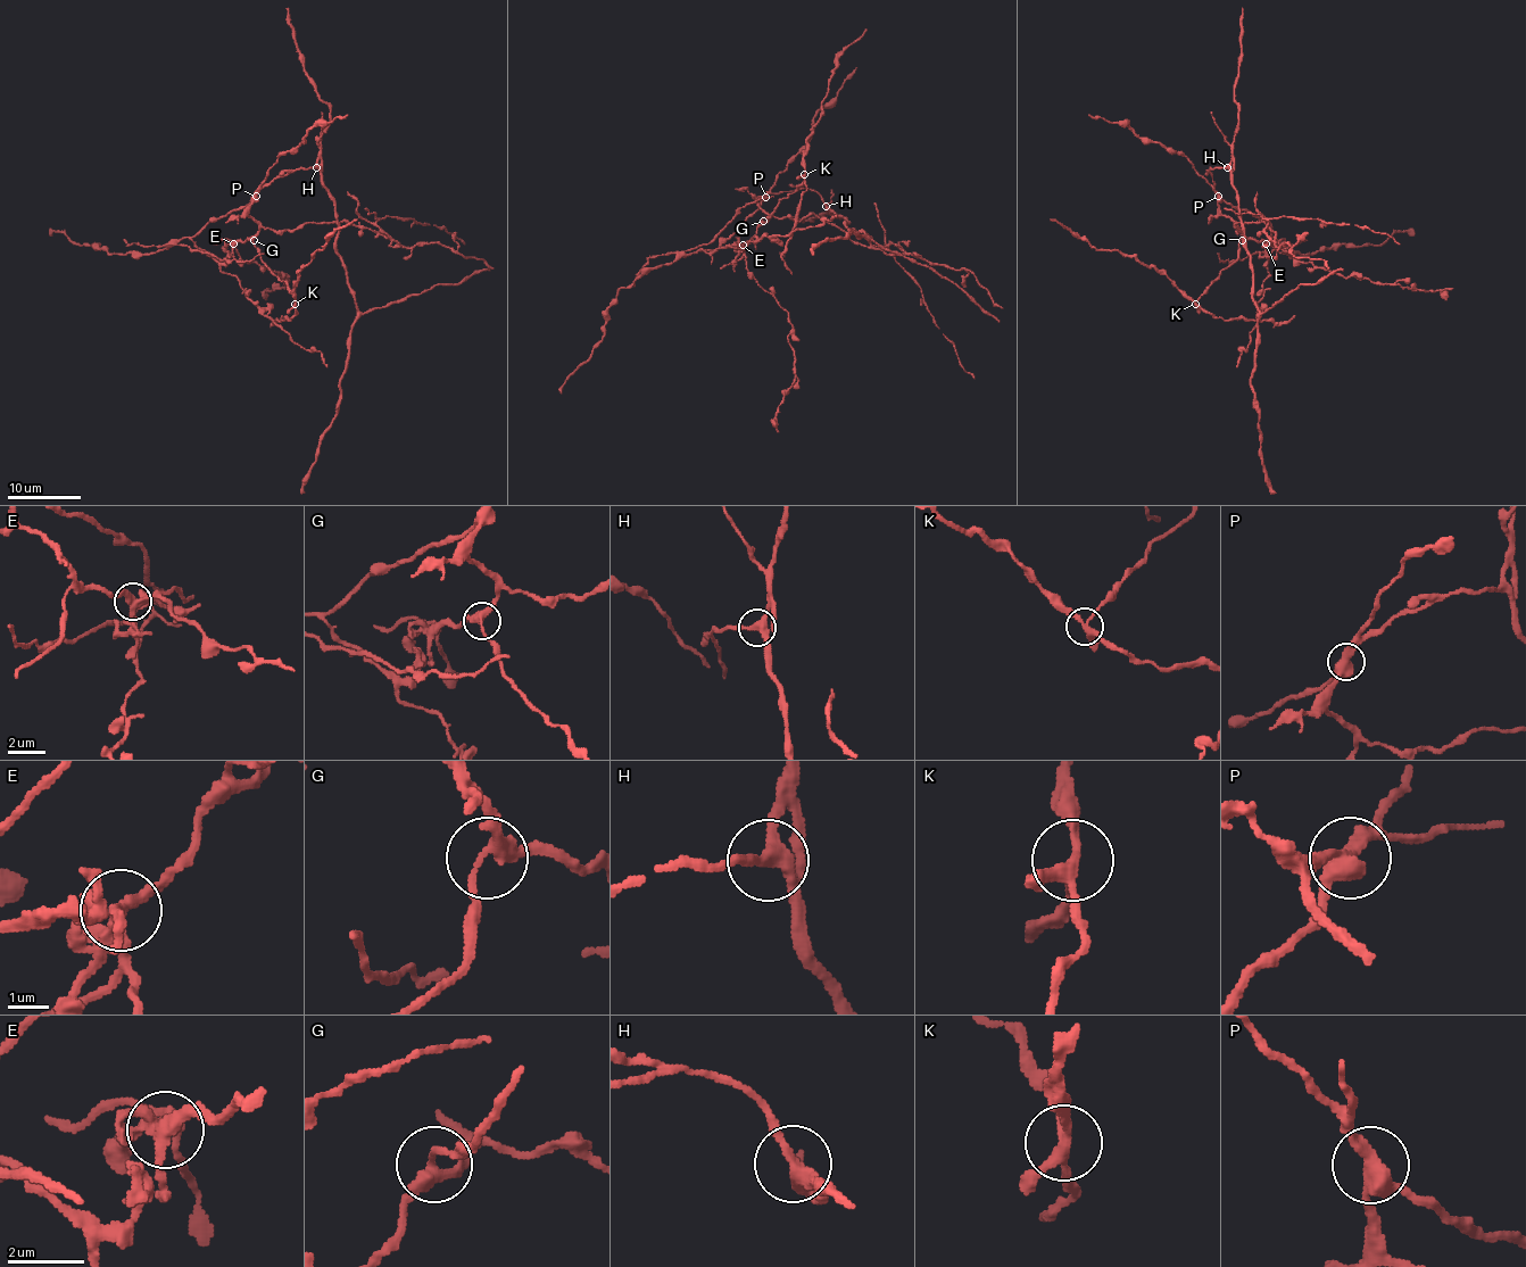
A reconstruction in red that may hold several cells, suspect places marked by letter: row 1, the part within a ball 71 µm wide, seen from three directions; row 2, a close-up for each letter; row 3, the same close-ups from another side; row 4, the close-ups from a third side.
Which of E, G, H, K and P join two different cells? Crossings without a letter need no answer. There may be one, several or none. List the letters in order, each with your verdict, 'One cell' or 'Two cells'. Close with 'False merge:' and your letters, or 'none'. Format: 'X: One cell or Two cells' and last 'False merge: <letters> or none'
E: Two cells
G: One cell
H: One cell
K: Two cells
P: Two cells
False merge: E, K, P

